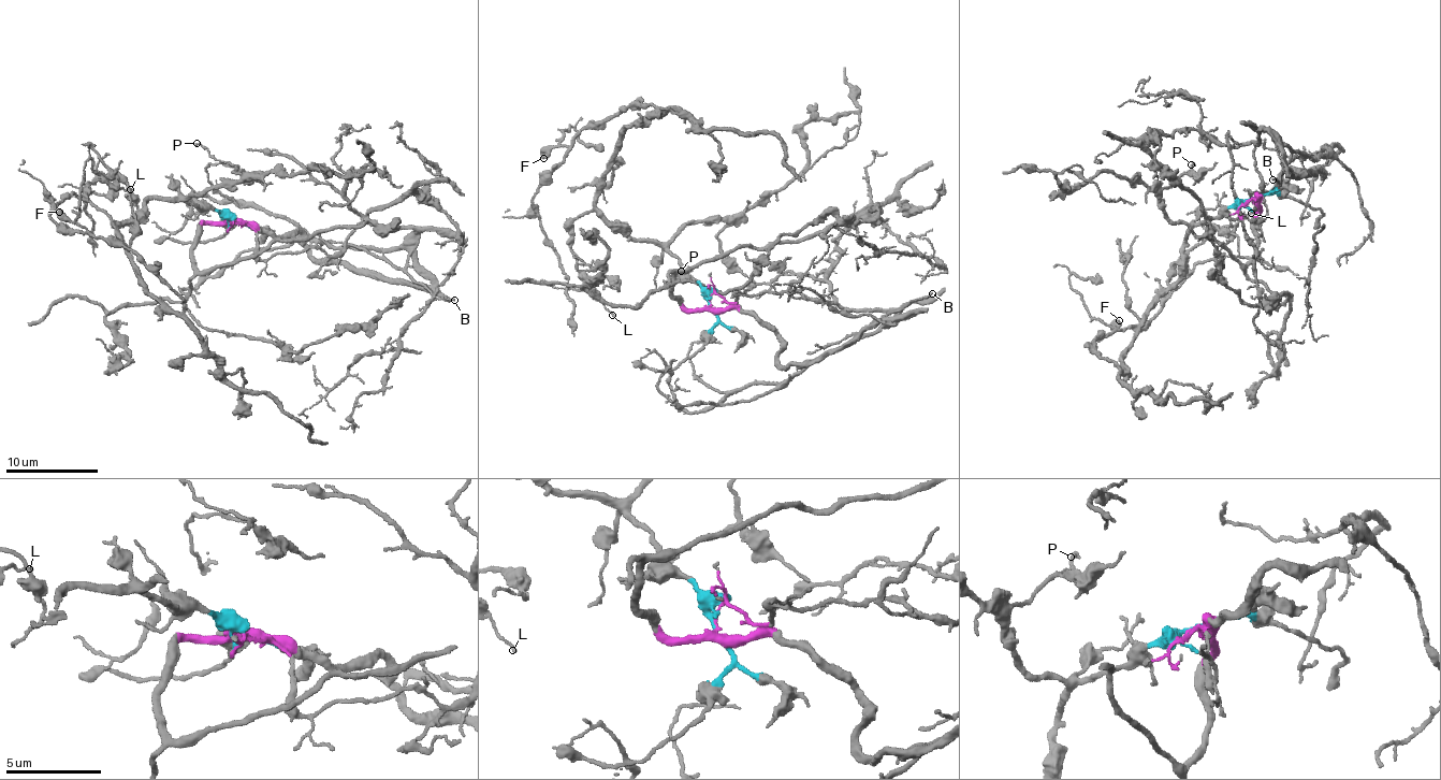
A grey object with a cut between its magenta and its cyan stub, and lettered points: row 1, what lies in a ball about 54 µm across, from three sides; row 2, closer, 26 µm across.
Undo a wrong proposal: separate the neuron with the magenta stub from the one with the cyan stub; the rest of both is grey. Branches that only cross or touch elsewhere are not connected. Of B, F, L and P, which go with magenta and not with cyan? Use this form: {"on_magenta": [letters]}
{"on_magenta": ["B"]}

